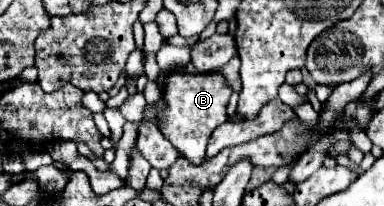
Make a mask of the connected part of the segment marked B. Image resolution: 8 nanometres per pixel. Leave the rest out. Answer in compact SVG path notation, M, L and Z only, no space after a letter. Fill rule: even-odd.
M176 67L166 73L164 85L164 115L160 117L160 129L164 137L182 153L190 163L200 165L204 161L206 145L212 131L228 121L226 105L232 95L228 81L222 73L188 73Z

